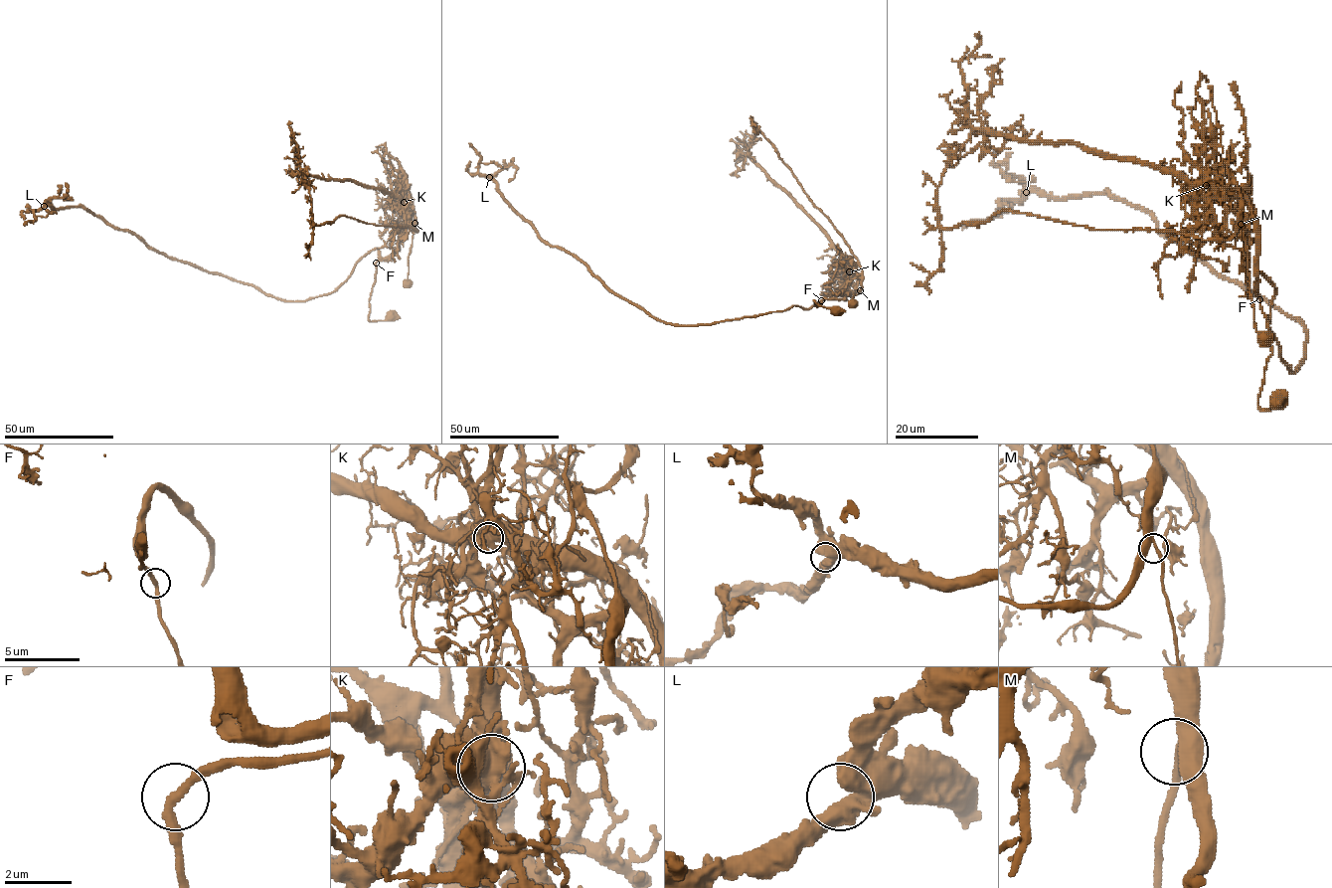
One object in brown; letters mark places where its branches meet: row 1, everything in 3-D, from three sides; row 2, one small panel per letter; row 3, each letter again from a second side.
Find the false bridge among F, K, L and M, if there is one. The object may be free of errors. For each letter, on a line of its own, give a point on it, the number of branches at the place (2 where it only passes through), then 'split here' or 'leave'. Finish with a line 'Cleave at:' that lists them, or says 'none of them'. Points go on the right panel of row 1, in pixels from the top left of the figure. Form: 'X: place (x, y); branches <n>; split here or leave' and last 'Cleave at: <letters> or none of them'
F: place (1259, 299); branches 2; leave
K: place (1206, 185); branches 2; split here
L: place (1026, 192); branches 2; leave
M: place (1241, 224); branches 2; leave
Cleave at: K

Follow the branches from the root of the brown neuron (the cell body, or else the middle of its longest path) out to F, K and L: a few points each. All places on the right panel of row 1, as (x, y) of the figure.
F: (1280, 400), (1283, 402), (1272, 410), (1262, 411), (1258, 406), (1265, 361), (1272, 353), (1259, 299)
K: (1280, 400), (1283, 402), (1272, 410), (1258, 406), (1272, 347), (1256, 294), (1254, 215), (1238, 196), (1206, 184)
L: (1280, 400), (1258, 406), (1272, 353), (1260, 272), (1294, 373), (1303, 325), (1148, 214), (1109, 194), (1026, 192)

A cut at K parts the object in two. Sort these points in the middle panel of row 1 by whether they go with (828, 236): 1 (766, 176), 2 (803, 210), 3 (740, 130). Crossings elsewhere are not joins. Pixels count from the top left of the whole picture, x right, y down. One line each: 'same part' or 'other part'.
1: same part
2: same part
3: same part

